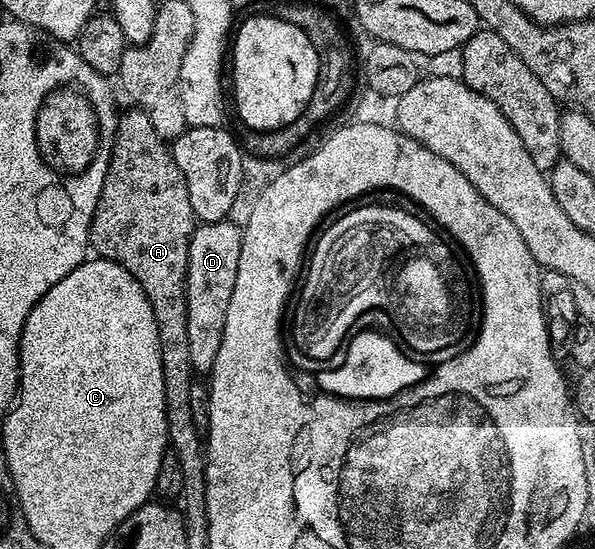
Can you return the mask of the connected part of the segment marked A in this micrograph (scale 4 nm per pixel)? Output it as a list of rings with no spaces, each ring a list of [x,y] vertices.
[[[129,107],[129,112],[116,122],[116,141],[112,147],[112,160],[98,198],[98,206],[92,215],[88,235],[91,251],[97,257],[122,265],[142,286],[150,306],[154,310],[154,322],[158,322],[158,342],[162,350],[162,378],[166,386],[166,410],[168,411],[168,443],[171,451],[178,454],[182,468],[192,468],[206,458],[206,444],[194,427],[194,414],[190,411],[190,386],[194,373],[190,362],[190,338],[186,335],[186,274],[190,238],[198,221],[190,206],[190,194],[186,194],[186,178],[172,157],[172,149],[154,130],[150,118],[139,108]]]

